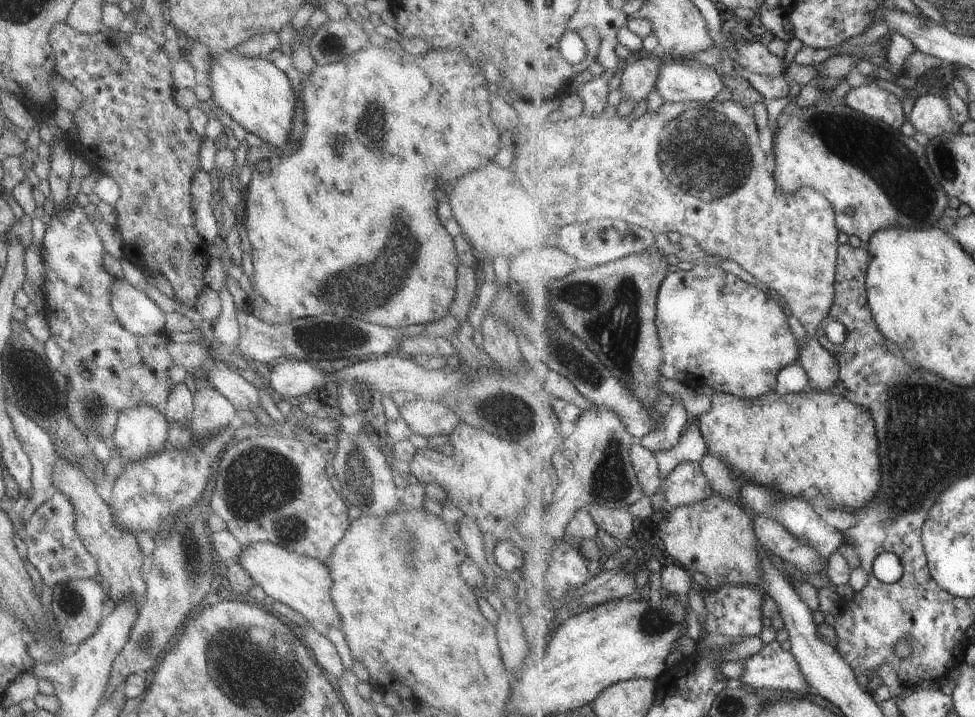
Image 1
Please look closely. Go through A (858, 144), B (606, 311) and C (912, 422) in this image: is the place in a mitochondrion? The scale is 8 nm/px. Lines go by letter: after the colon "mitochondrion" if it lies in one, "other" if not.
A: mitochondrion
B: mitochondrion
C: mitochondrion

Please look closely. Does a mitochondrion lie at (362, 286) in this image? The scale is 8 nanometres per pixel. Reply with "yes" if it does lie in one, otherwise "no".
yes

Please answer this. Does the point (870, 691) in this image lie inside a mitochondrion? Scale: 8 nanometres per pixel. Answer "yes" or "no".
no

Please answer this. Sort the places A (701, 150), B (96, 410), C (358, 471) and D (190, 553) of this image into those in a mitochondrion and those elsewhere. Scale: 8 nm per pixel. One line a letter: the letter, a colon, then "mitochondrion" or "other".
A: mitochondrion
B: mitochondrion
C: mitochondrion
D: mitochondrion

